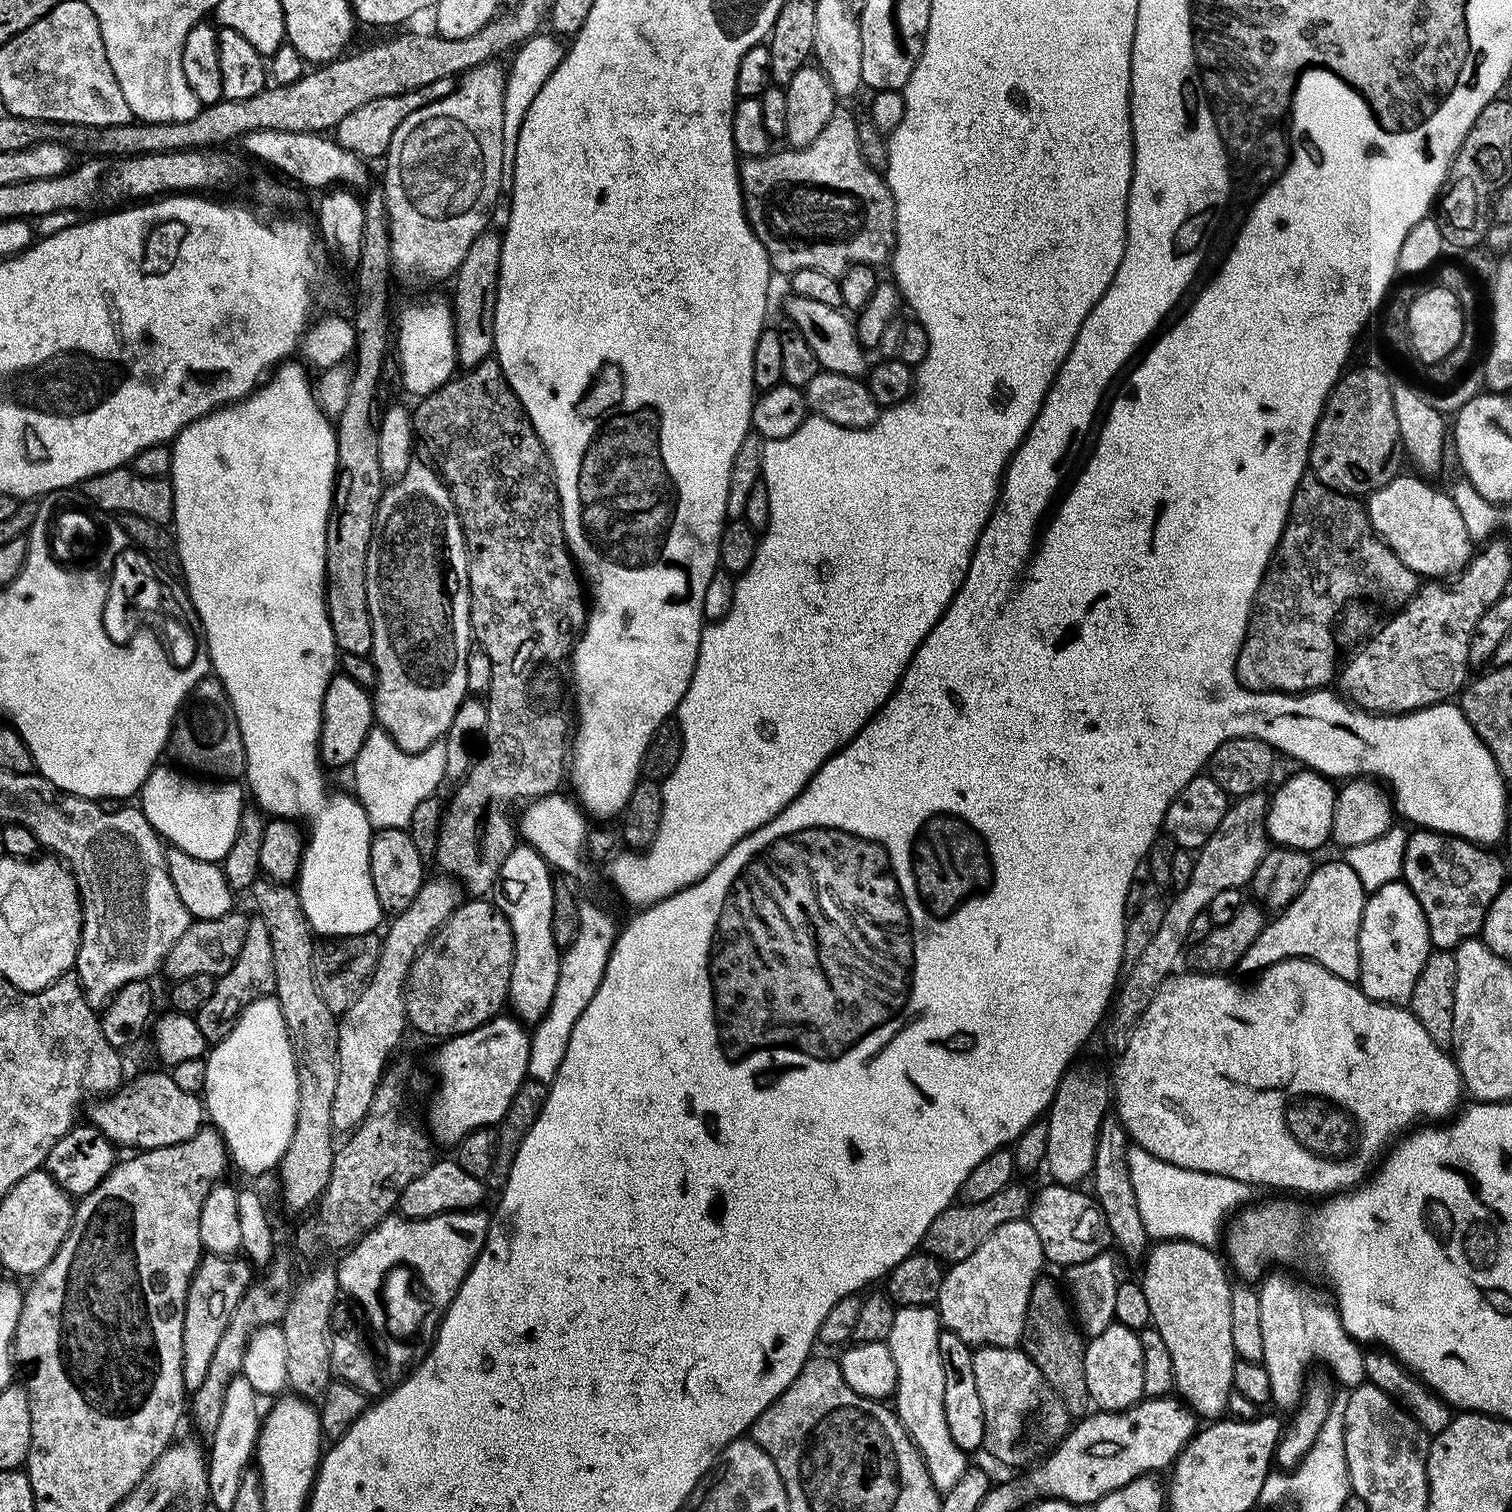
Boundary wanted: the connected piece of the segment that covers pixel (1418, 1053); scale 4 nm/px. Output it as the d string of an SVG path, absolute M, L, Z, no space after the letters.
M1313 960L1278 962L1259 973L1248 989L1235 984L1231 980L1233 977L1228 974L1199 970L1192 970L1192 973L1179 972L1169 976L1153 991L1156 993L1148 1009L1140 1012L1140 1021L1128 1037L1128 1045L1115 1057L1116 1069L1110 1072L1115 1115L1127 1130L1131 1143L1145 1148L1158 1159L1186 1170L1218 1174L1253 1186L1265 1184L1268 1188L1289 1188L1292 1192L1335 1194L1364 1183L1389 1145L1401 1134L1415 1129L1424 1121L1443 1121L1461 1107L1462 1081L1455 1059L1441 1045L1435 1044L1430 1034L1426 1034L1413 1012L1404 1006L1371 1000L1353 981L1330 974L1330 970L1315 964Z

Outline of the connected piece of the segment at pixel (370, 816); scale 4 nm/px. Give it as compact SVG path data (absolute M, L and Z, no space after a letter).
M374 726L367 735L362 750L352 763L355 795L366 810L367 820L373 829L402 828L410 823L412 812L422 801L429 799L438 784L445 781L446 750L448 743L439 739L435 745L420 753L401 750L387 731Z

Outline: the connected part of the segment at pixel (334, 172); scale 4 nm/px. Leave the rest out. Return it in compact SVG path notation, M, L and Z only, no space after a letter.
M254 130L250 134L246 134L244 137L242 137L242 145L243 144L245 150L248 151L254 159L261 160L262 163L269 164L270 167L277 168L277 170L280 172L285 172L286 175L290 176L294 180L297 180L297 182L300 184L305 184L305 186L308 188L324 188L320 190L328 190L331 189L333 186L351 186L353 189L360 190L369 183L369 181L367 182L368 168L366 165L364 165L367 163L365 163L365 161L361 159L361 157L357 156L355 152L346 150L342 147L341 144L337 144L335 139L333 139L333 137L328 134L321 134L318 132L291 132L290 130Z

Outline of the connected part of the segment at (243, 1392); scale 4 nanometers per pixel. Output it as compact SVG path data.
M242 1374L226 1386L226 1396L222 1402L222 1418L218 1426L211 1429L212 1452L207 1453L208 1461L208 1495L213 1501L232 1501L238 1495L238 1486L242 1482L246 1469L253 1463L256 1451L256 1439L260 1437L262 1412L256 1409L258 1393Z

